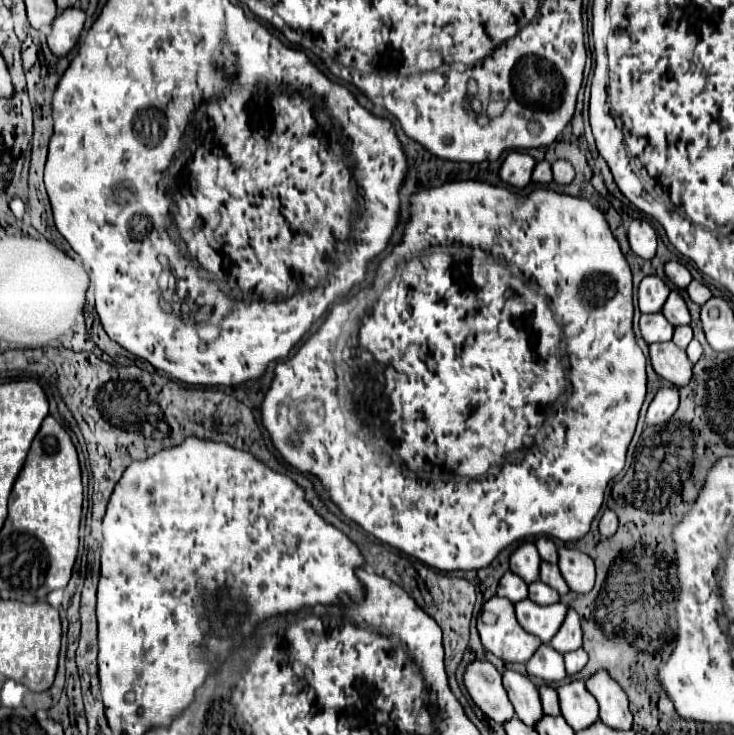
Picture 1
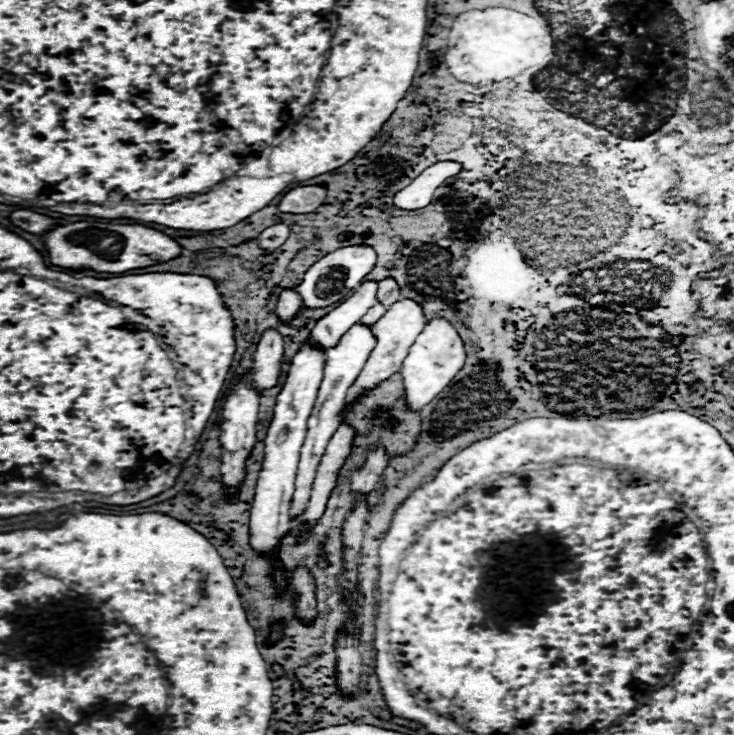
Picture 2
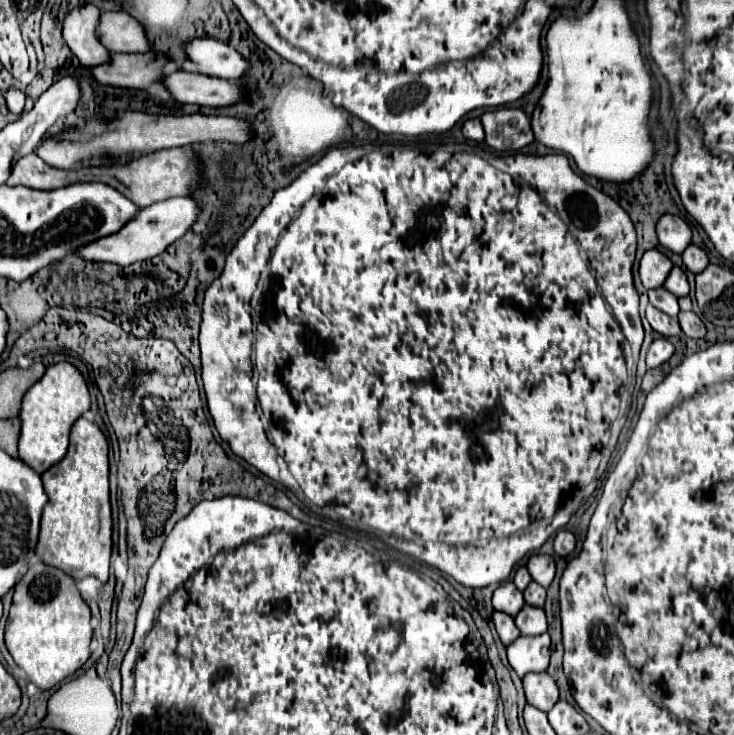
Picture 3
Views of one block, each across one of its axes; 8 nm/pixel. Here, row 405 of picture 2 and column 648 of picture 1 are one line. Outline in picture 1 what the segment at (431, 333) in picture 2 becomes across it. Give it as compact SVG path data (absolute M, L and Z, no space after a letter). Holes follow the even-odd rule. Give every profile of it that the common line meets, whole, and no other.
M664 386L656 392L654 400L650 402L650 408L646 412L646 424L648 426L666 424L676 410L678 410L678 390Z

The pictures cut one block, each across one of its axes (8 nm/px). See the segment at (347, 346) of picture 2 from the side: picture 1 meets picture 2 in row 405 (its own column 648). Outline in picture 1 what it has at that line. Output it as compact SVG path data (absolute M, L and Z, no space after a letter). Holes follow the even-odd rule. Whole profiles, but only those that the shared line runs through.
M658 312L658 314L642 314L640 318L640 334L646 344L654 342L668 342L672 340L674 326Z

